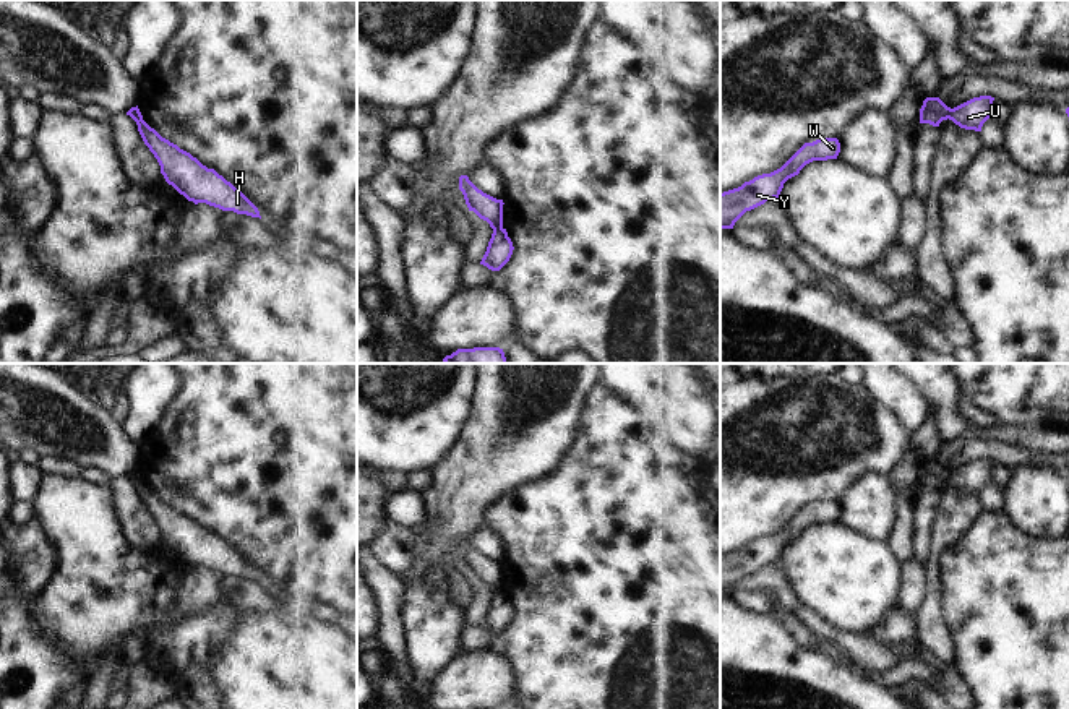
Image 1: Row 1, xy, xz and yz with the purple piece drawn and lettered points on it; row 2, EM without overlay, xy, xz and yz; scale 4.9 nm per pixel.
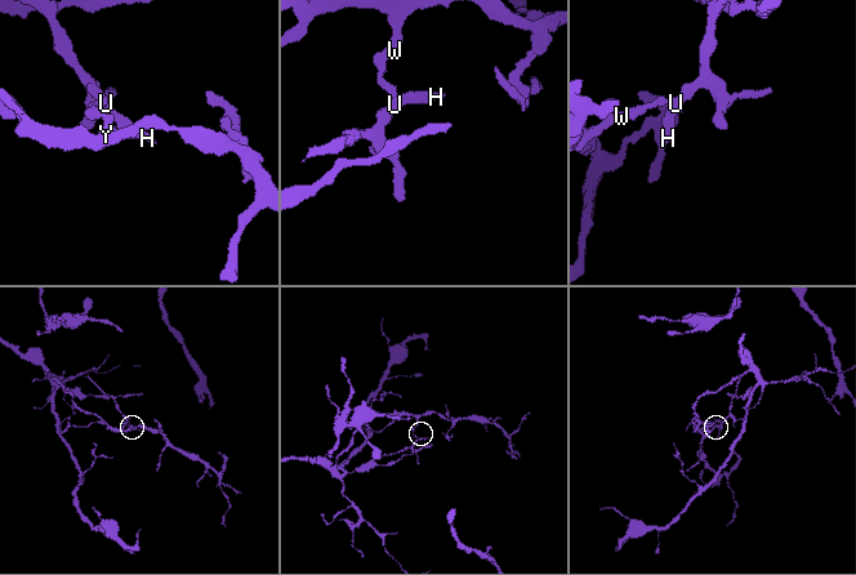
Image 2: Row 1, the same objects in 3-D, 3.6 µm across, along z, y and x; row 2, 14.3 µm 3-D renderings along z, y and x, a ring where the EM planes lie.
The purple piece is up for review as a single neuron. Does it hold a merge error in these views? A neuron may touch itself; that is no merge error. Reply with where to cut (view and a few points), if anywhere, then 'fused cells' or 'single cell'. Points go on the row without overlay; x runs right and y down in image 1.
cut xz (502, 591), (493, 594); fused cells

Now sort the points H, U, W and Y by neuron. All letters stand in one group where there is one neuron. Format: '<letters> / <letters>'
H U / W Y

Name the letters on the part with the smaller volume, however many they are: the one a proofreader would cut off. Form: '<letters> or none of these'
H, U

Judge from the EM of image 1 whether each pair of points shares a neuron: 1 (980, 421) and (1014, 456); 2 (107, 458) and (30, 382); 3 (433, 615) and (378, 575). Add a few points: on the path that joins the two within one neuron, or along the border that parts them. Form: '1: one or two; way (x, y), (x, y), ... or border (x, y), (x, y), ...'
1: two; border (970, 435), (978, 437)
2: one; way (83, 450), (80, 435), (49, 406)
3: two; border (403, 583), (401, 620), (404, 633)

